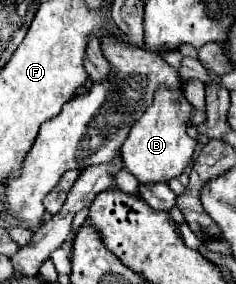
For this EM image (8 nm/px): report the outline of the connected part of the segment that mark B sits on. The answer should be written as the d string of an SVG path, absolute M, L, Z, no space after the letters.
M158 88L154 94L154 102L142 118L134 124L130 130L130 136L122 144L122 162L124 168L140 182L140 184L158 184L158 182L168 182L184 172L184 168L190 164L196 140L188 136L188 120L190 120L192 106L184 98L182 90L168 90L168 88Z

